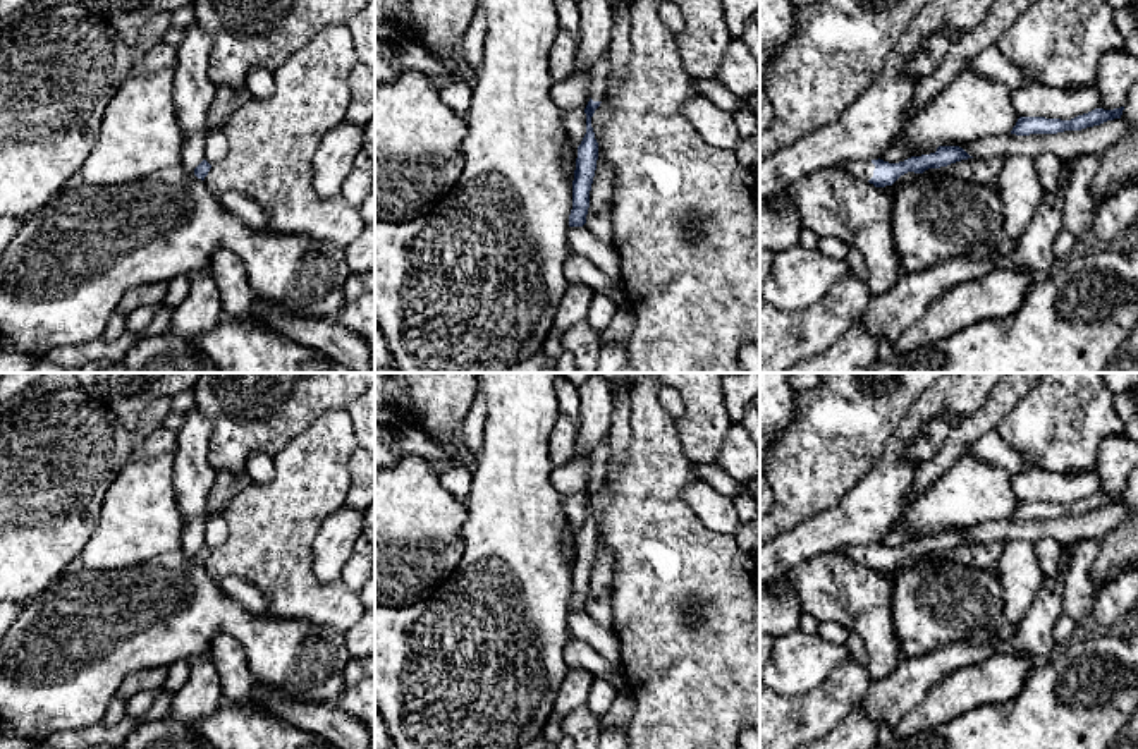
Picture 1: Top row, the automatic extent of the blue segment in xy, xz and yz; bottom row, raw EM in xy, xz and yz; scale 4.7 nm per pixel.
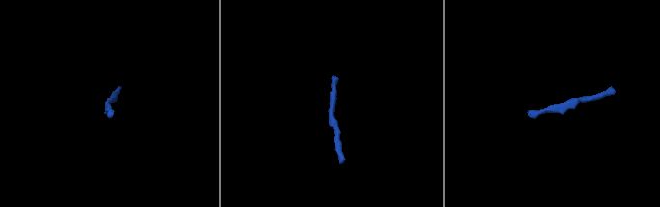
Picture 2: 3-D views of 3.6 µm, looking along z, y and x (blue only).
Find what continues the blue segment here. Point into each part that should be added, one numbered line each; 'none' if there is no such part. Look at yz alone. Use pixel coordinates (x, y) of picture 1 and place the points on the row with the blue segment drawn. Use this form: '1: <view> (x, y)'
1: yz (860, 169)

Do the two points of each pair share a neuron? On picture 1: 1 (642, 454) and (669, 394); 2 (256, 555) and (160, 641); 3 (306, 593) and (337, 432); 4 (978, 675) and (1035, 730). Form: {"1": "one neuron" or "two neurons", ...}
{"1": "two neurons", "2": "two neurons", "3": "one neuron", "4": "two neurons"}

